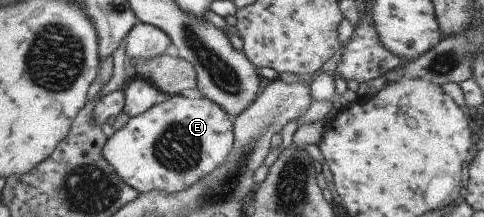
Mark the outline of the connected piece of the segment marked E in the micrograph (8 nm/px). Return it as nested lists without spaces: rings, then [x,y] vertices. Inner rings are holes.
[[[174,95],[147,112],[132,117],[126,126],[116,130],[103,148],[103,158],[126,185],[132,186],[140,194],[153,191],[176,193],[212,175],[229,158],[234,148],[234,119],[226,110],[207,97],[192,100],[186,96]]]

